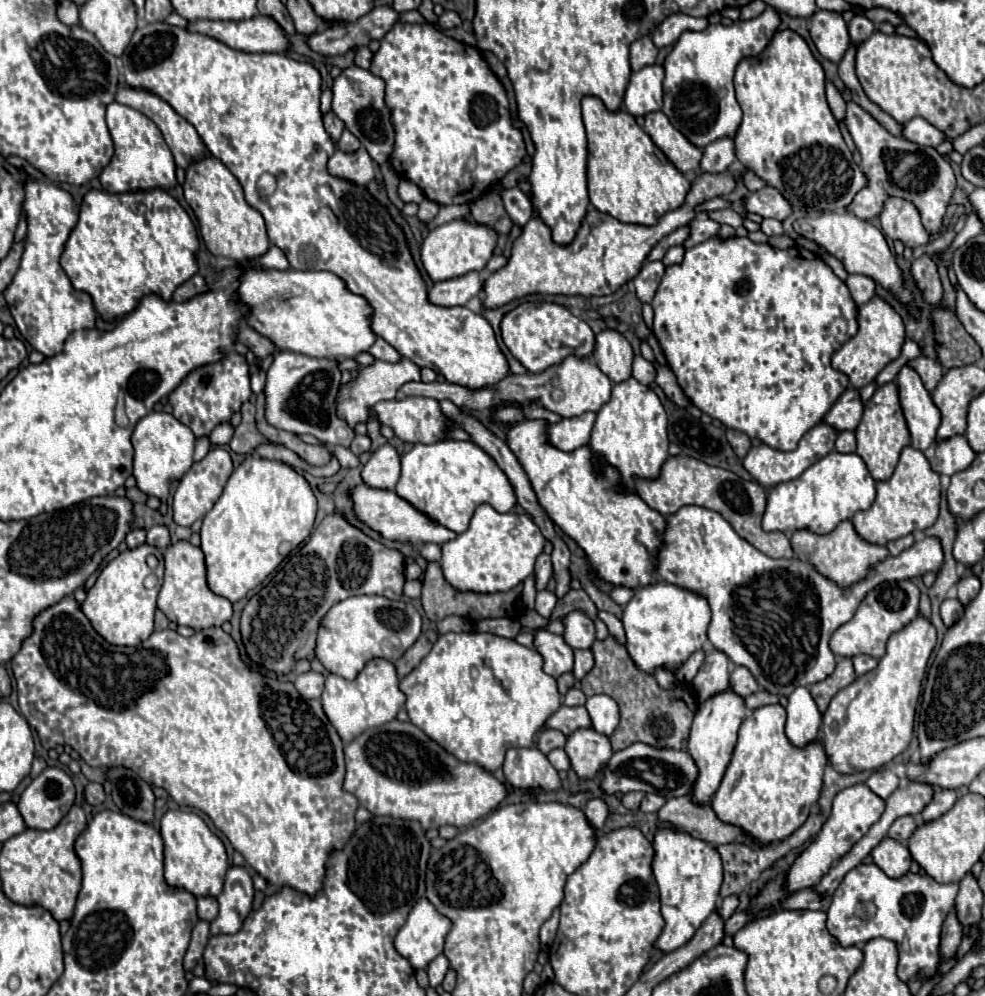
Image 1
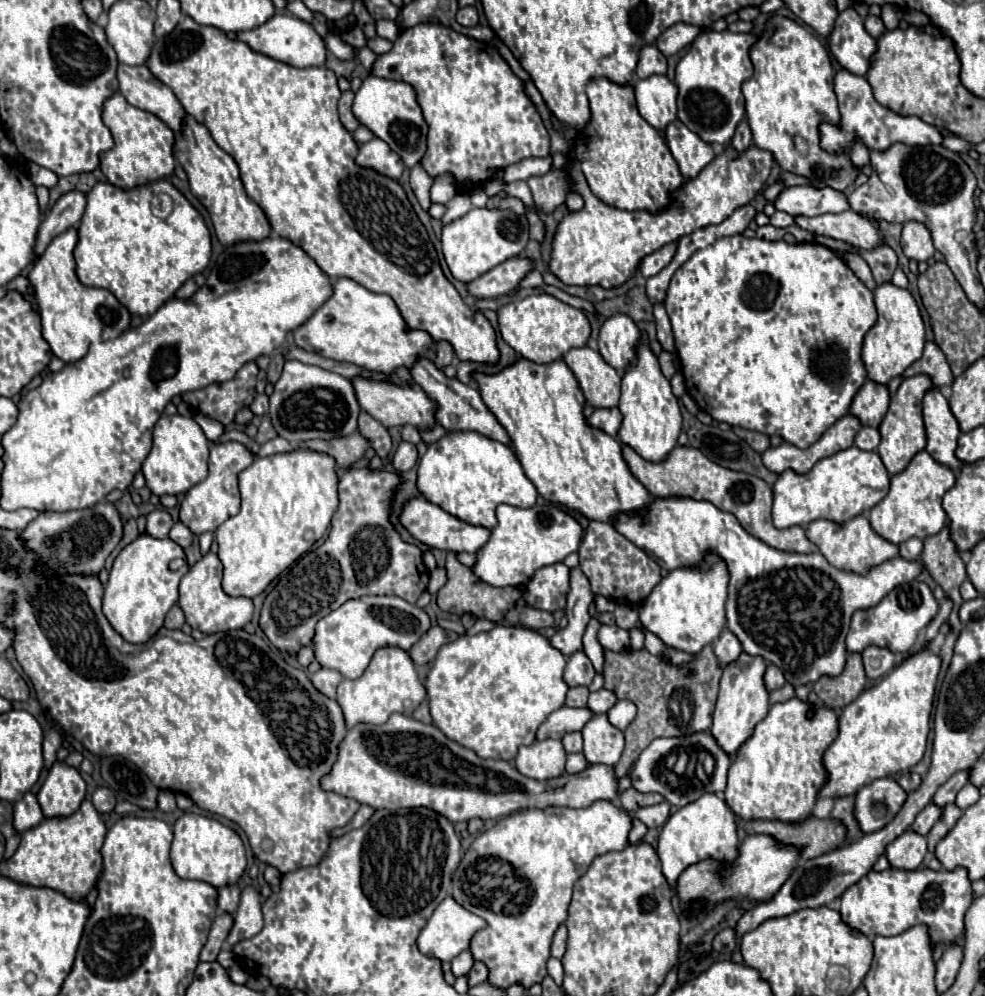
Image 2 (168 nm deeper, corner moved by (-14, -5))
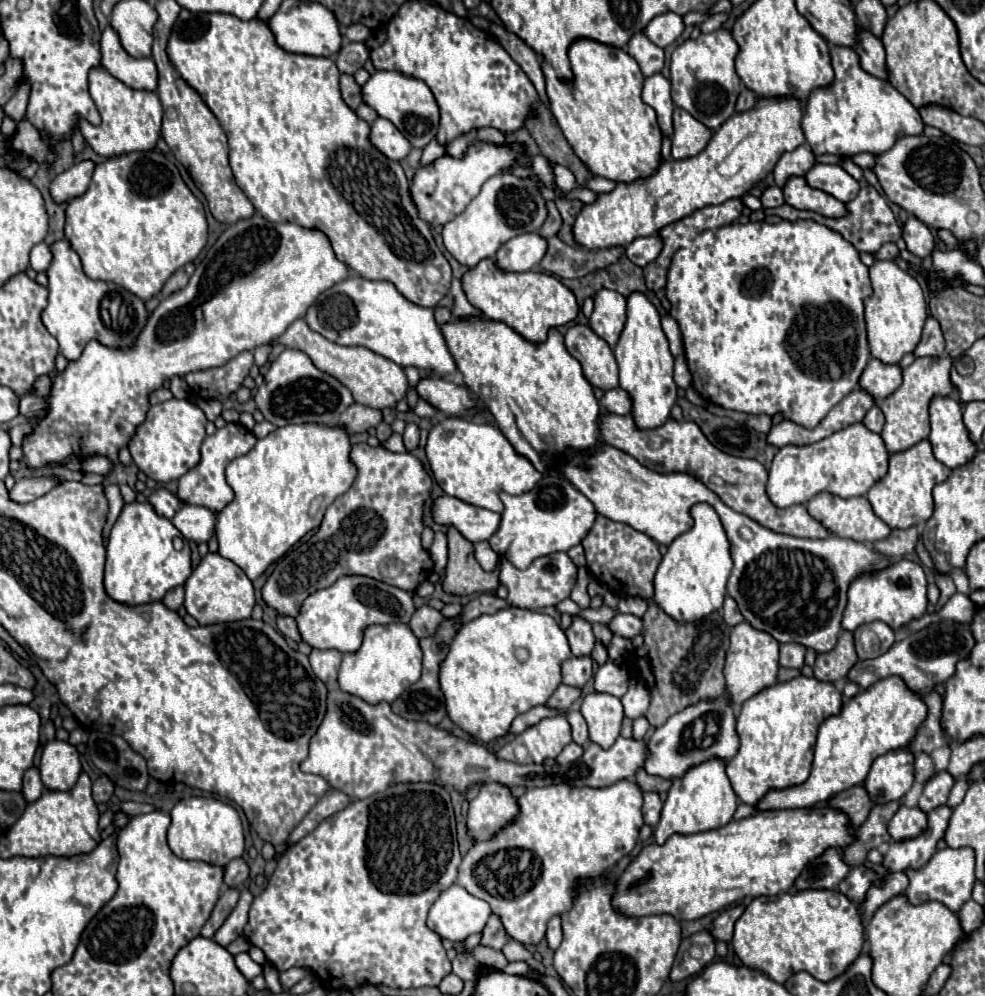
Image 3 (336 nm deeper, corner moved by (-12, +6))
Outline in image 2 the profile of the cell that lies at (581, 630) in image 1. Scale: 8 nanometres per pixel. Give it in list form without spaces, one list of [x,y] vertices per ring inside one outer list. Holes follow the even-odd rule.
[[[601,625],[597,639],[603,649],[609,651],[625,651],[629,649],[629,633],[625,629],[619,629],[617,625]]]

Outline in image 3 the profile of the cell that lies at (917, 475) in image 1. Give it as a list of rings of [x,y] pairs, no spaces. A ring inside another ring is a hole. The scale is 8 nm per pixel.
[[[921,440],[919,444],[911,446],[909,450],[895,452],[889,456],[889,472],[873,484],[867,492],[867,500],[871,502],[875,514],[891,528],[909,528],[929,520],[933,514],[933,496],[931,490],[935,484],[945,482],[951,470],[941,464],[931,450],[929,440]]]

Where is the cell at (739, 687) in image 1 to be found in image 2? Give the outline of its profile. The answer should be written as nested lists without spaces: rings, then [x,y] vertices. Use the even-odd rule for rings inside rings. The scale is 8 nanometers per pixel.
[[[767,665],[763,683],[765,683],[767,691],[775,691],[775,689],[779,689],[779,687],[785,685],[785,679],[783,679],[783,673],[775,665]]]

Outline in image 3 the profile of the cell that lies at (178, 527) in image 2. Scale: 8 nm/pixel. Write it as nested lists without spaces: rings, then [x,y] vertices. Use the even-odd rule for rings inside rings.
[[[183,504],[183,508],[173,516],[171,522],[183,534],[185,540],[199,544],[199,542],[209,542],[211,536],[215,534],[217,516],[205,506]]]

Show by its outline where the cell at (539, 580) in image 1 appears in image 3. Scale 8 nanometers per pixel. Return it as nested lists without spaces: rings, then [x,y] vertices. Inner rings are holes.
[[[565,552],[541,556],[533,560],[533,564],[525,570],[515,568],[505,556],[499,556],[499,582],[507,586],[509,590],[507,594],[509,606],[519,606],[519,608],[529,608],[529,610],[555,606],[571,594],[575,580],[577,580],[577,566],[571,562],[571,558]]]

